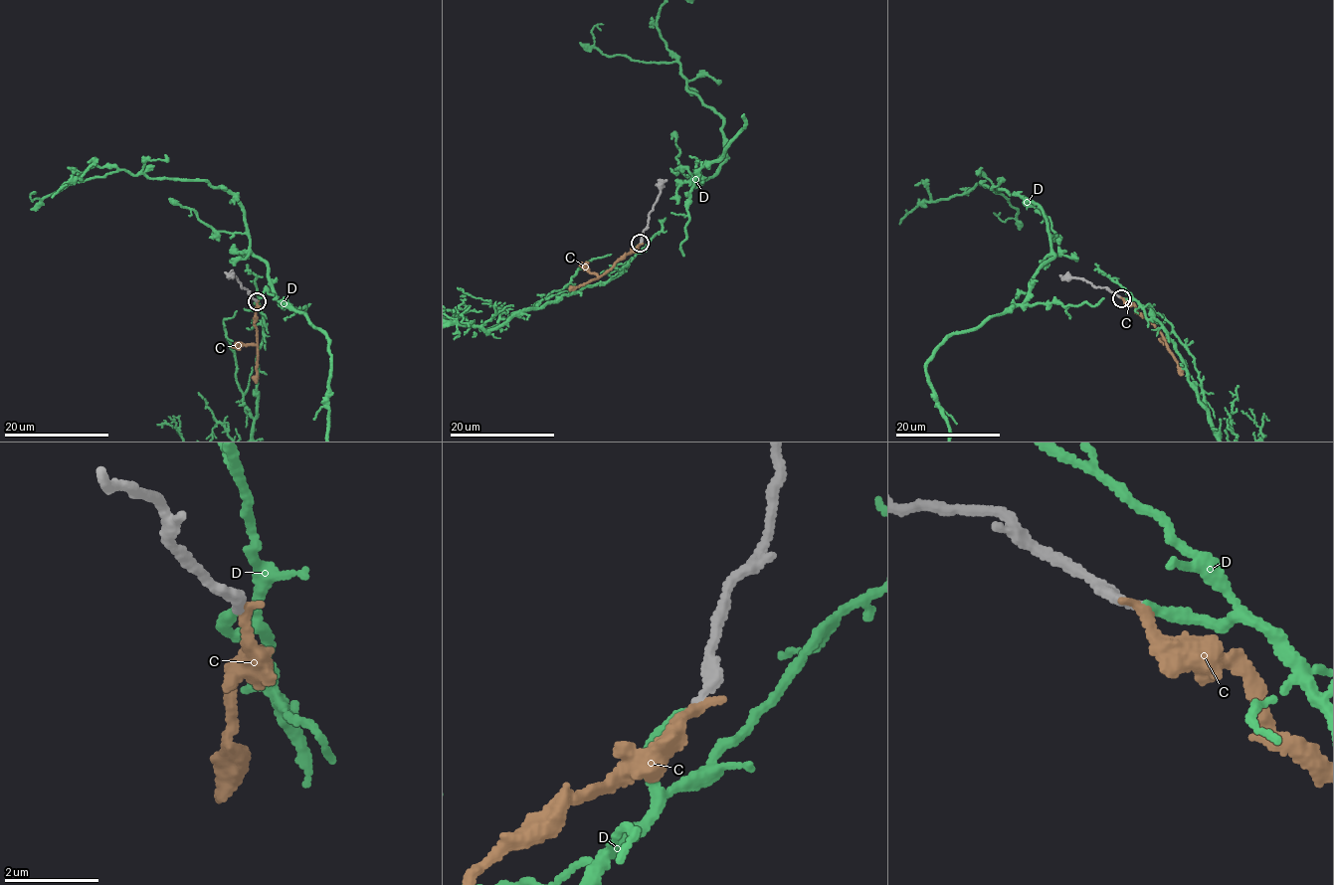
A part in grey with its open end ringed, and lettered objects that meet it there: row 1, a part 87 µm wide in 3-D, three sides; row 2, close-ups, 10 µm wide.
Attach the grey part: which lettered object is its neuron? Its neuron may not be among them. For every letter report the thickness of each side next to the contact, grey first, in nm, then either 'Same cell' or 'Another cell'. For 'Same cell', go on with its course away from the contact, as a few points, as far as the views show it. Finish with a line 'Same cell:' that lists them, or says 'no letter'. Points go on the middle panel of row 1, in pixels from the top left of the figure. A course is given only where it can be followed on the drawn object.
C: Thickness 240 nm (grey) against 220 nm. Same cell. Its course: (641, 244), (602, 275), (569, 290)
D: Thickness 220 nm (grey) against 220 nm. Another cell
Same cell: C

